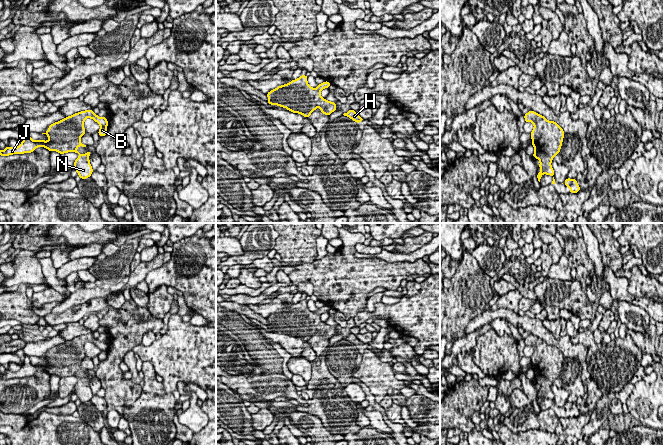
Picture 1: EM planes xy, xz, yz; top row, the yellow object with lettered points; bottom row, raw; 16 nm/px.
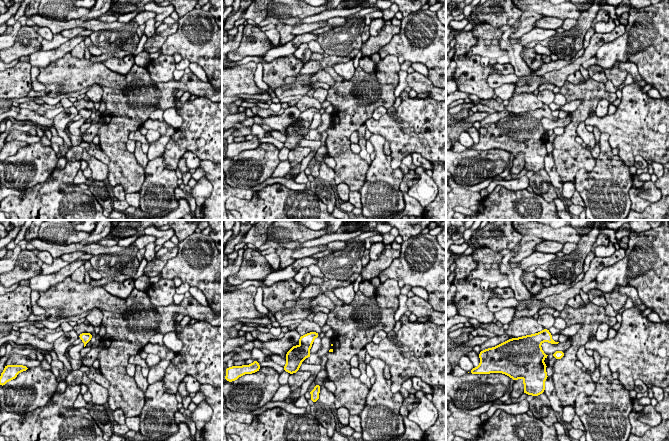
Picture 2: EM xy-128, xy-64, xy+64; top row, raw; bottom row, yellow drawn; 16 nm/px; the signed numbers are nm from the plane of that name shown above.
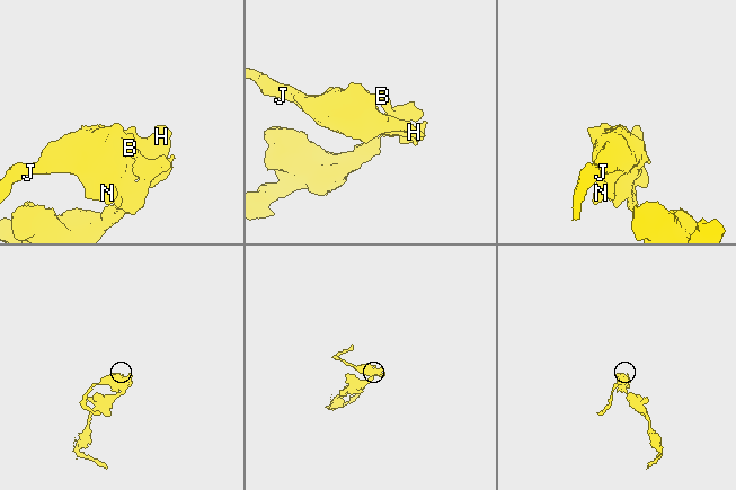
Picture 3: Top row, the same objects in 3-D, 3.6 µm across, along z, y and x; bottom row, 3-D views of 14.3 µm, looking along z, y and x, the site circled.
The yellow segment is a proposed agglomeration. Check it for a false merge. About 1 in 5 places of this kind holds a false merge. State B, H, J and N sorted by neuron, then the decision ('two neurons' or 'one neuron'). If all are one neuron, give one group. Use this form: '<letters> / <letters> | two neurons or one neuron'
B H J N | one neuron

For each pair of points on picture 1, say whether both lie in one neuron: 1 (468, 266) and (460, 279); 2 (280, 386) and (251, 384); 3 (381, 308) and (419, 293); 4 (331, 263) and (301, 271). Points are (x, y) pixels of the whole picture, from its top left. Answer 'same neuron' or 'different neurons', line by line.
1: same neuron
2: same neuron
3: same neuron
4: same neuron

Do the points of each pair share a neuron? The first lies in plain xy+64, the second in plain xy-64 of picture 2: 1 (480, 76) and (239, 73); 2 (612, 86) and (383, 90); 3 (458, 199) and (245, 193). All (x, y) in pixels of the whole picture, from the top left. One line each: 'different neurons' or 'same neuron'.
1: same neuron
2: different neurons
3: same neuron

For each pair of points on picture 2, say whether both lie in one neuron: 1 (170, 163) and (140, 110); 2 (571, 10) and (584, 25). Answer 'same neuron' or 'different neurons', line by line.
1: different neurons
2: different neurons

